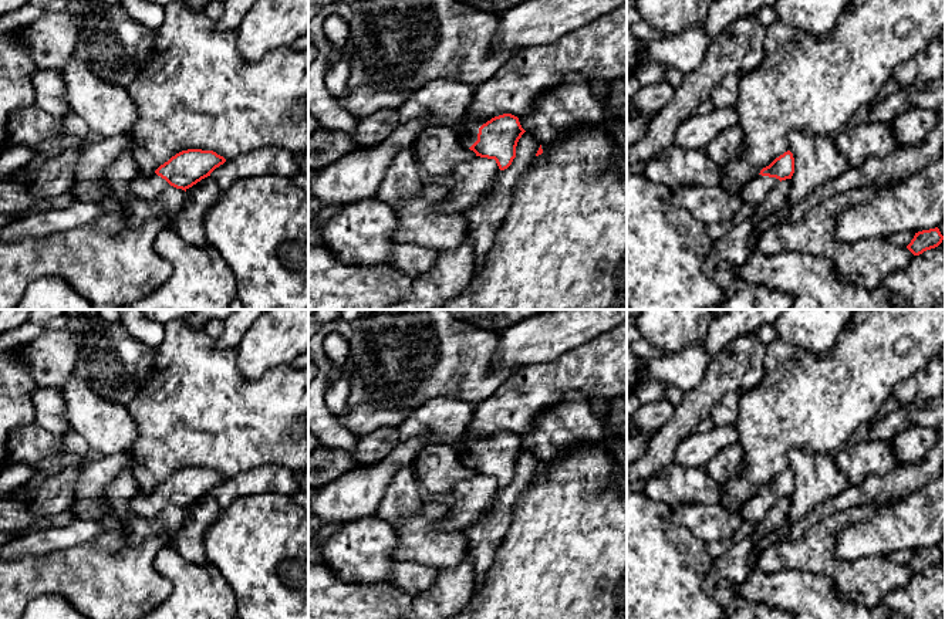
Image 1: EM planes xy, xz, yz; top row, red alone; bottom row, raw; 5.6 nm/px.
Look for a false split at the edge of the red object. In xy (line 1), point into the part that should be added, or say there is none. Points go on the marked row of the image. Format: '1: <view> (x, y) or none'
1: xy (147, 188)

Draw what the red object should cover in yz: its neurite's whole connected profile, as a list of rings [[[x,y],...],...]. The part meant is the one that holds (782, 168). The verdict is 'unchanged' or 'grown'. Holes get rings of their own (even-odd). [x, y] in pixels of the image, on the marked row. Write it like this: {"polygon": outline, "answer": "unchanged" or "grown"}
{"polygon": [[[790,150],[776,158],[769,166],[763,168],[757,176],[750,179],[738,193],[742,200],[753,206],[765,202],[767,195],[794,173],[794,158]]], "answer": "grown"}

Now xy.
{"polygon": [[[188,149],[176,153],[152,175],[138,175],[126,193],[141,200],[158,200],[169,186],[188,190],[223,165],[226,159],[213,150]]], "answer": "grown"}

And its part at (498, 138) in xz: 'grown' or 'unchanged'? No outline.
grown

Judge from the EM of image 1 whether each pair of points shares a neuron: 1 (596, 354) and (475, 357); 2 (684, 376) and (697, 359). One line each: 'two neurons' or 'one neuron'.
1: two neurons
2: one neuron

